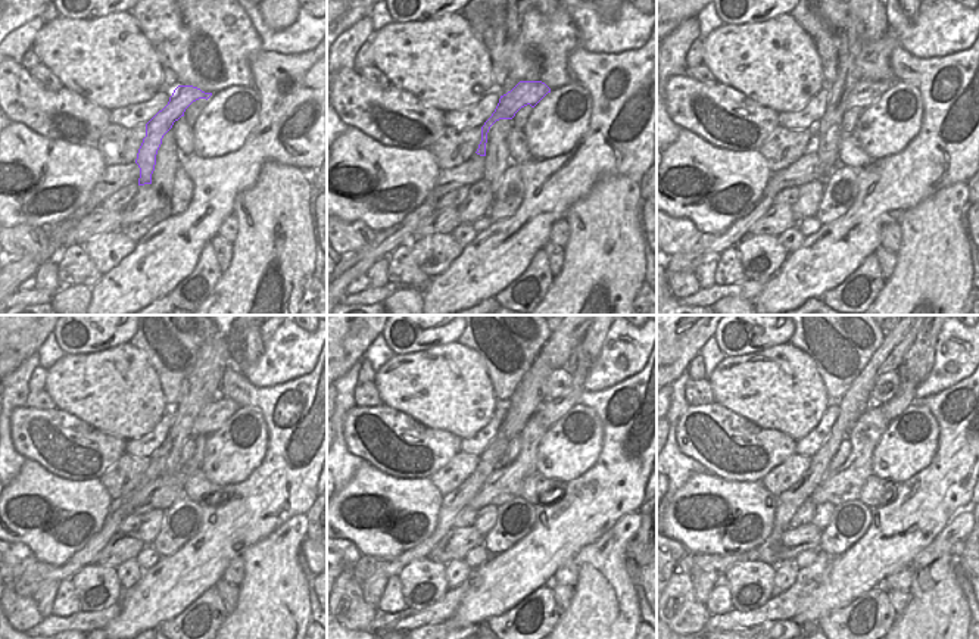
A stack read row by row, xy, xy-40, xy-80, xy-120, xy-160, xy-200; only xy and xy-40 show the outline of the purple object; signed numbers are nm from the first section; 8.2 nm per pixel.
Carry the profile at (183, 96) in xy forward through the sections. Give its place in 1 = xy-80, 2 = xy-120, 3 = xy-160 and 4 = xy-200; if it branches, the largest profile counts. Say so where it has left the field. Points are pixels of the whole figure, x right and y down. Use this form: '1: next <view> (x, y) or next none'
1: next xy-80 (866, 92)
2: next xy-120 (211, 418)
3: next xy-160 (586, 354)
4: next xy-200 (917, 362)

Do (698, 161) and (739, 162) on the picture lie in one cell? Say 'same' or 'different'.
same

